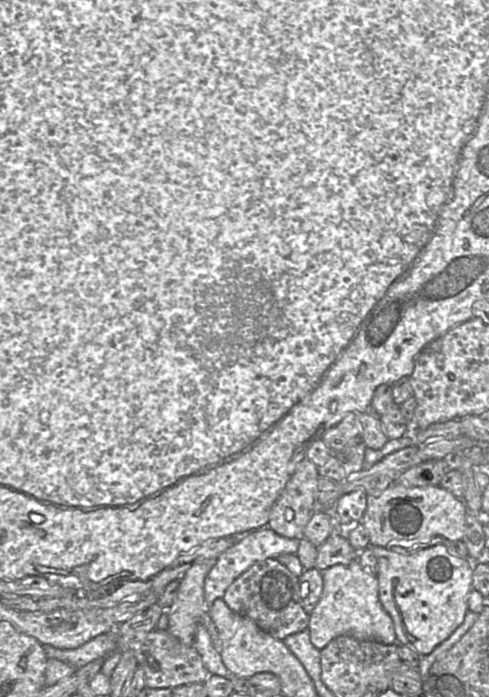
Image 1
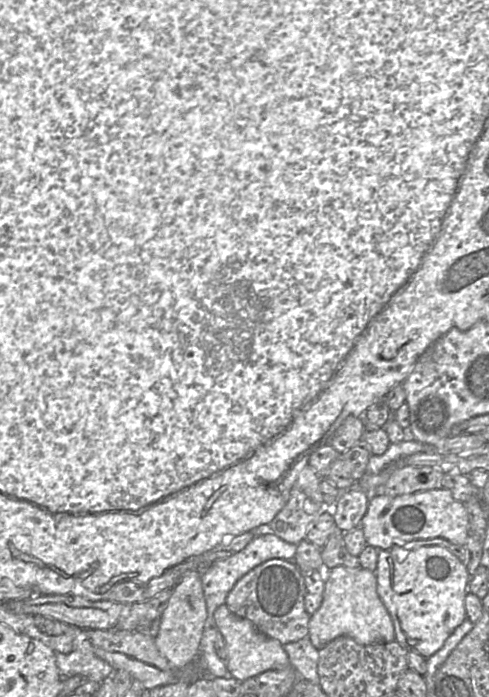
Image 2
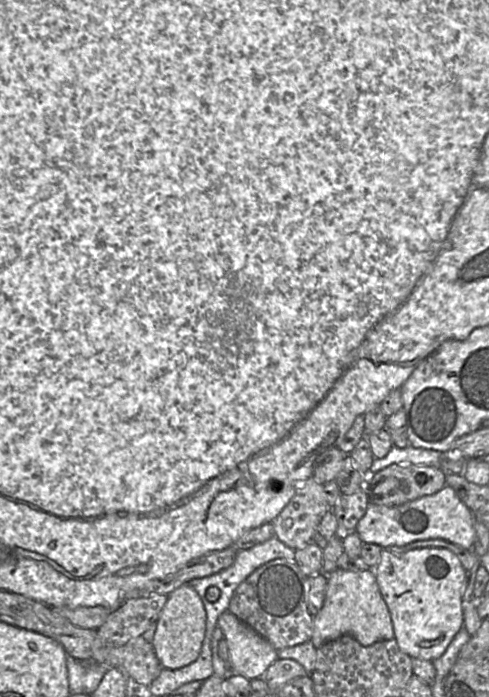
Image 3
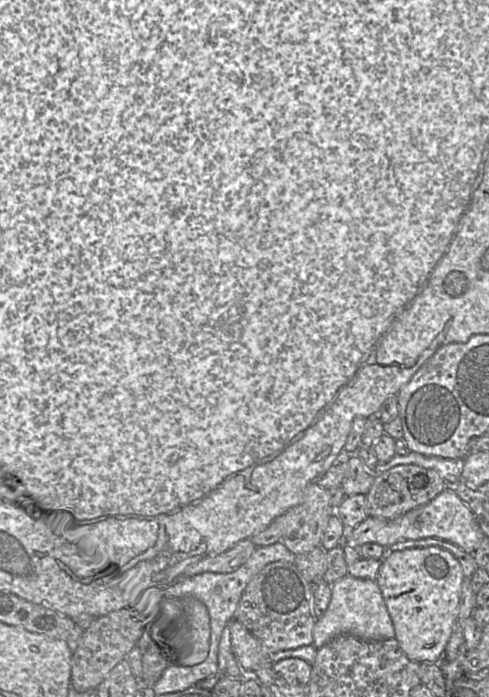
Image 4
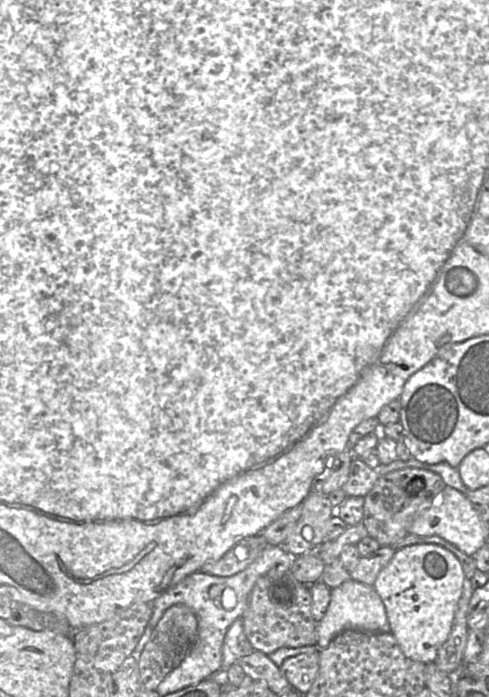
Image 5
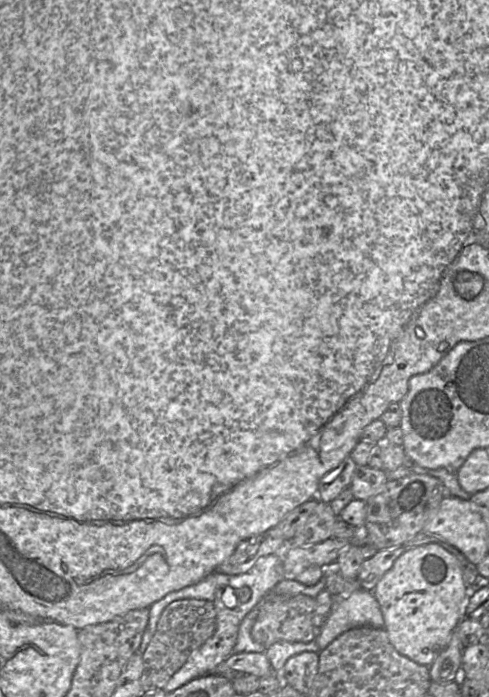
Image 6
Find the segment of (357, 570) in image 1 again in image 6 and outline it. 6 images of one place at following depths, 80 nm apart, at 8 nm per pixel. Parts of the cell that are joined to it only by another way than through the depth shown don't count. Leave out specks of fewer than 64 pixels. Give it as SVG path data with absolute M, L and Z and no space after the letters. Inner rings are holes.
M365 589L332 595L331 611L315 641L320 651L344 632L362 626L384 629L384 618L372 592Z

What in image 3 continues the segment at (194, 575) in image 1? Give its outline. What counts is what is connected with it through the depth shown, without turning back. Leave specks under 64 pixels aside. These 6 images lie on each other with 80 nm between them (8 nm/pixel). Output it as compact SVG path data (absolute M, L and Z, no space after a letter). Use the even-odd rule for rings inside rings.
M189 583L182 584L168 595L156 623L152 646L163 668L182 668L198 658L206 633L206 611L200 596Z

